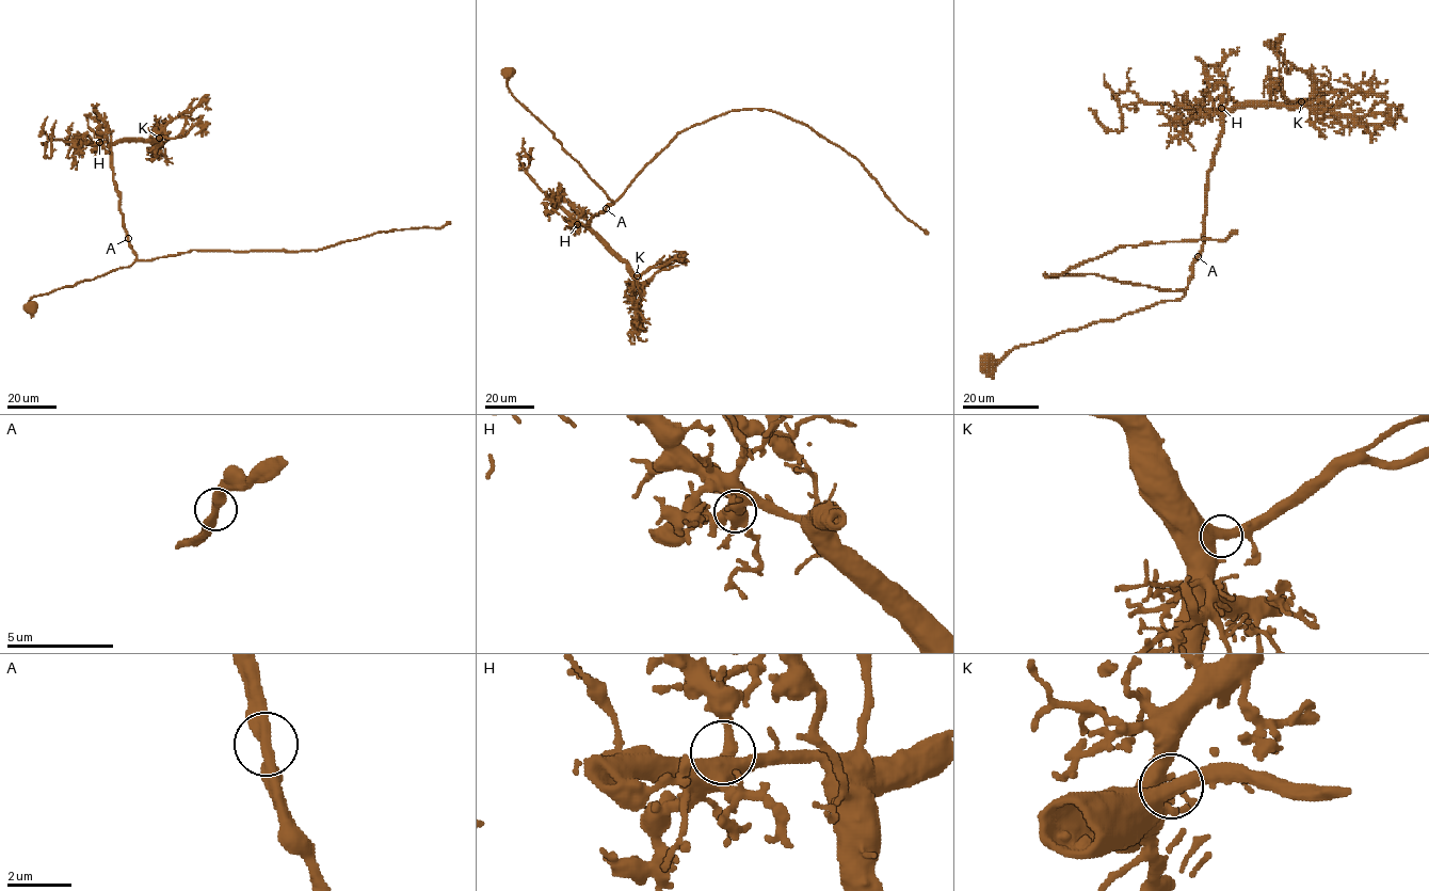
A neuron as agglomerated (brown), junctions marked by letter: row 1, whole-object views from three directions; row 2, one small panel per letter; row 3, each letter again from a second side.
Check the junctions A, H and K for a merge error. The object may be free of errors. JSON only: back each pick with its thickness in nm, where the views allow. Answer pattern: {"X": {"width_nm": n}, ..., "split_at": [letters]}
{"split_at": []}

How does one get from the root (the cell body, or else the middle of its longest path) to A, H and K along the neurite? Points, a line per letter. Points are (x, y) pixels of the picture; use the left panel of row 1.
A: (30, 305), (33, 297), (129, 267), (134, 260), (135, 253), (128, 238)
H: (30, 305), (33, 297), (94, 280), (127, 267), (134, 260), (121, 209), (109, 144), (99, 142)
K: (30, 305), (33, 297), (94, 280), (127, 267), (134, 260), (114, 180), (111, 145), (159, 138)

